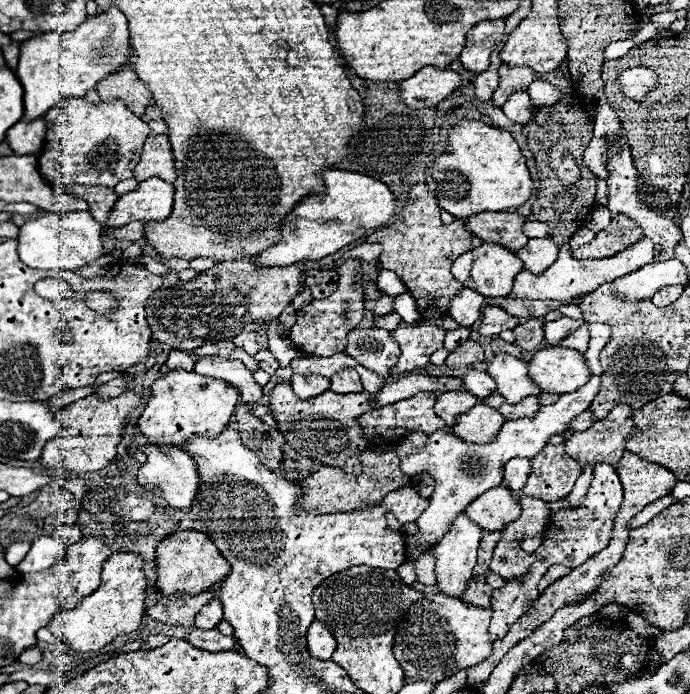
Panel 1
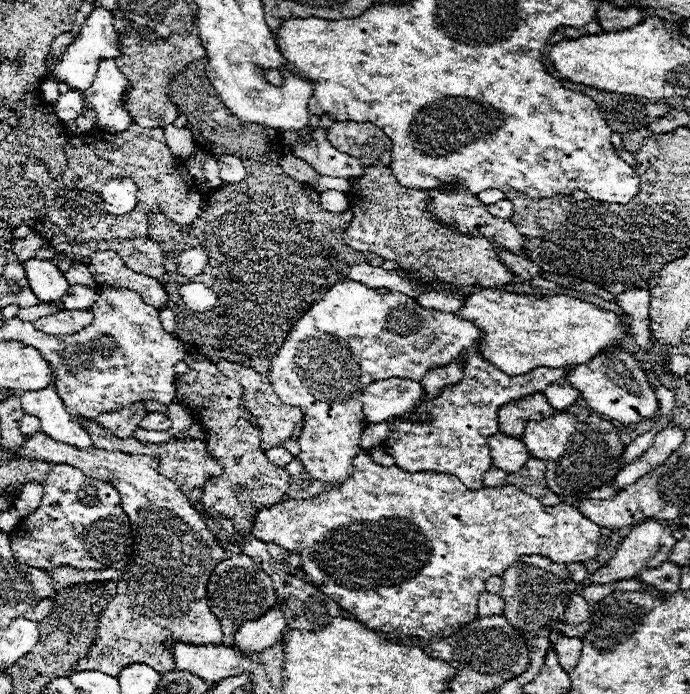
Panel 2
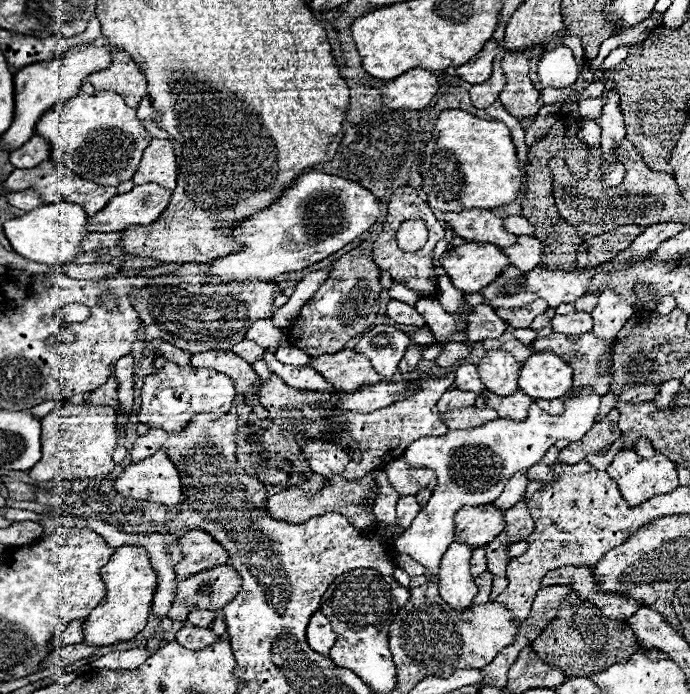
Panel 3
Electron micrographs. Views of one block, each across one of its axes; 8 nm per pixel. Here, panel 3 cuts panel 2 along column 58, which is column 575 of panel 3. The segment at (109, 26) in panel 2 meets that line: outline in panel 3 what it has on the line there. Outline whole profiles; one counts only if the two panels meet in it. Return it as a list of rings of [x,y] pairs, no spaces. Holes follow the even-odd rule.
[[[566,46],[546,52],[538,64],[538,80],[544,88],[568,88],[578,80],[578,64]]]

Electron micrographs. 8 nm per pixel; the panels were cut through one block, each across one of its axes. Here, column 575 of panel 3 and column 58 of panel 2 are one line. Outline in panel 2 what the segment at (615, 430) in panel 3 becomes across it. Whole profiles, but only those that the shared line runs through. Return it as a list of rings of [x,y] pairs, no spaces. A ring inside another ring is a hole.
[[[42,432],[26,438],[20,456],[70,464],[86,476],[114,484],[122,496],[122,508],[130,520],[130,528],[136,534],[132,562],[124,568],[114,600],[102,612],[92,654],[78,660],[72,672],[98,670],[118,676],[120,668],[142,662],[164,674],[174,670],[174,658],[162,650],[166,638],[188,644],[220,644],[224,640],[220,622],[206,602],[206,584],[216,564],[226,560],[226,550],[220,548],[184,492],[158,472],[158,458],[100,448],[80,450],[60,444]]]

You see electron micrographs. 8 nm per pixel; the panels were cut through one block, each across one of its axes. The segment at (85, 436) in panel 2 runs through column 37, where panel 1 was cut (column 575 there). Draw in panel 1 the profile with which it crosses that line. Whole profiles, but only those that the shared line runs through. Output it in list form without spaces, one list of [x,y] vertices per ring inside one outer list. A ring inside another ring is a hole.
[[[602,322],[590,324],[590,348],[586,352],[586,360],[588,360],[588,366],[590,366],[590,380],[582,388],[578,388],[576,392],[562,394],[556,404],[540,406],[538,414],[532,420],[530,418],[506,420],[502,424],[496,440],[490,442],[490,444],[472,444],[472,442],[460,440],[458,436],[454,436],[446,430],[438,430],[438,432],[428,436],[428,442],[426,442],[422,452],[402,458],[402,464],[400,464],[402,472],[408,472],[410,476],[414,476],[418,472],[430,472],[430,476],[436,482],[428,508],[416,520],[418,522],[418,532],[414,536],[408,536],[406,544],[420,544],[420,546],[438,544],[438,540],[444,536],[444,532],[448,532],[448,528],[452,524],[452,518],[456,518],[456,514],[462,512],[462,508],[466,508],[466,504],[476,500],[476,496],[484,494],[488,488],[494,488],[494,486],[502,484],[504,466],[506,466],[508,460],[518,458],[518,456],[534,458],[548,444],[548,440],[554,434],[564,432],[576,416],[580,416],[584,410],[588,410],[590,402],[594,400],[596,392],[600,390],[602,368],[600,368],[598,356],[600,356],[600,350],[606,346],[608,338],[610,338],[610,326],[608,324],[602,324]]]

